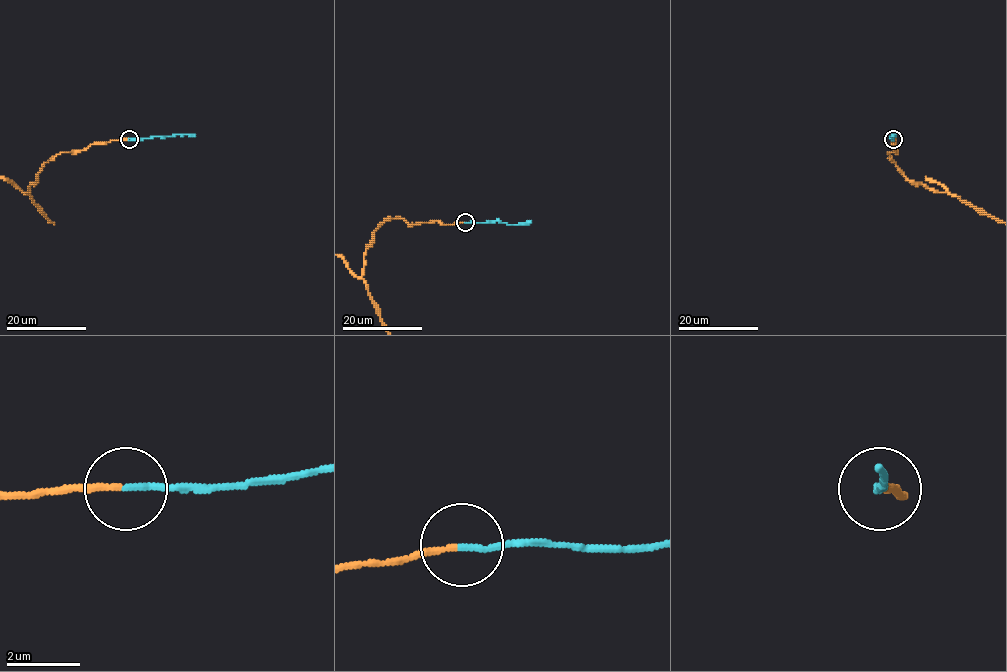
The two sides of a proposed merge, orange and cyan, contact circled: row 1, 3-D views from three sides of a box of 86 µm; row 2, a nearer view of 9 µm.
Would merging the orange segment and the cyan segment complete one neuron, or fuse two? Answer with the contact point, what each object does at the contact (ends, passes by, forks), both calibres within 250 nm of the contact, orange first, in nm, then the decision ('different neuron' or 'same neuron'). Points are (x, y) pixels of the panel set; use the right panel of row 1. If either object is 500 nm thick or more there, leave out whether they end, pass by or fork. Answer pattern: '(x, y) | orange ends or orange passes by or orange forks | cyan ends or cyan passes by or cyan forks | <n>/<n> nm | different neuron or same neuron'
(893, 139) | orange ends | cyan ends | 180/180 nm | same neuron

